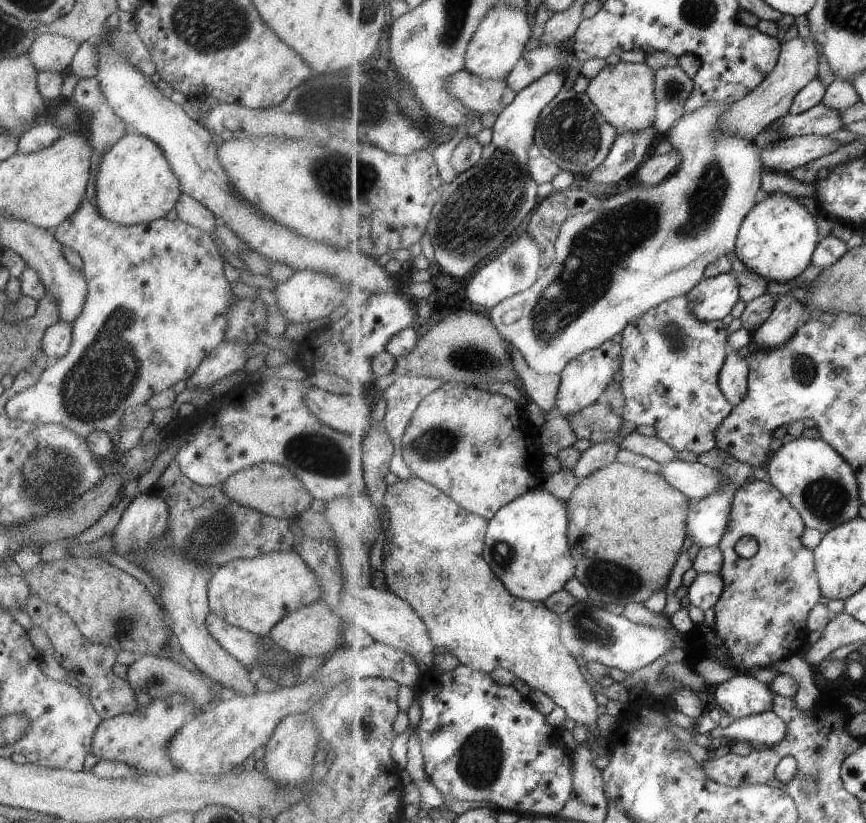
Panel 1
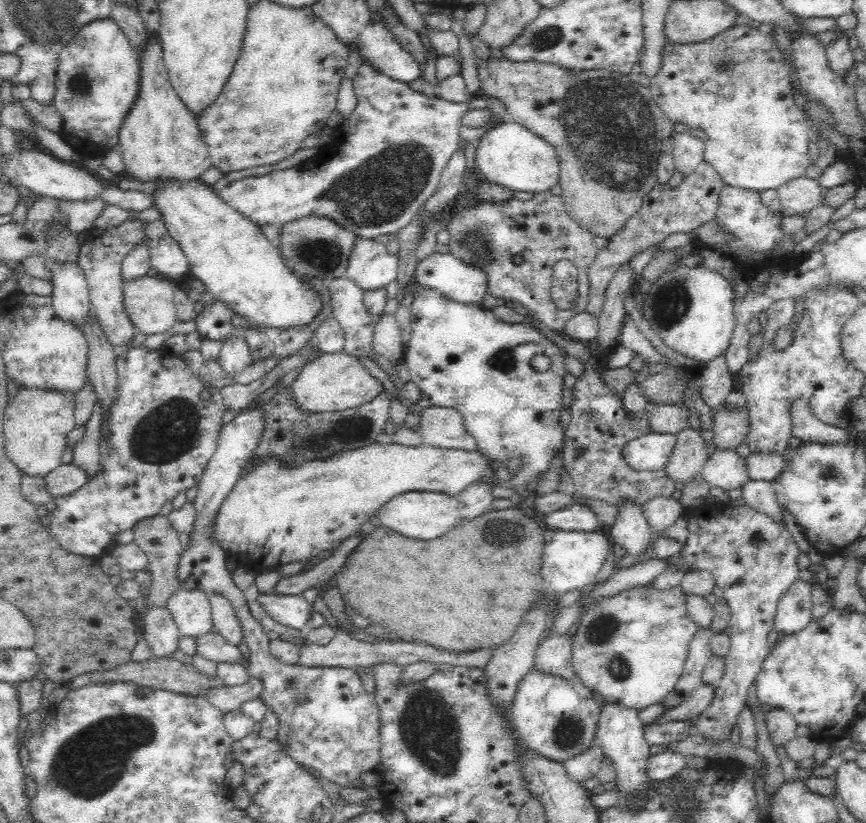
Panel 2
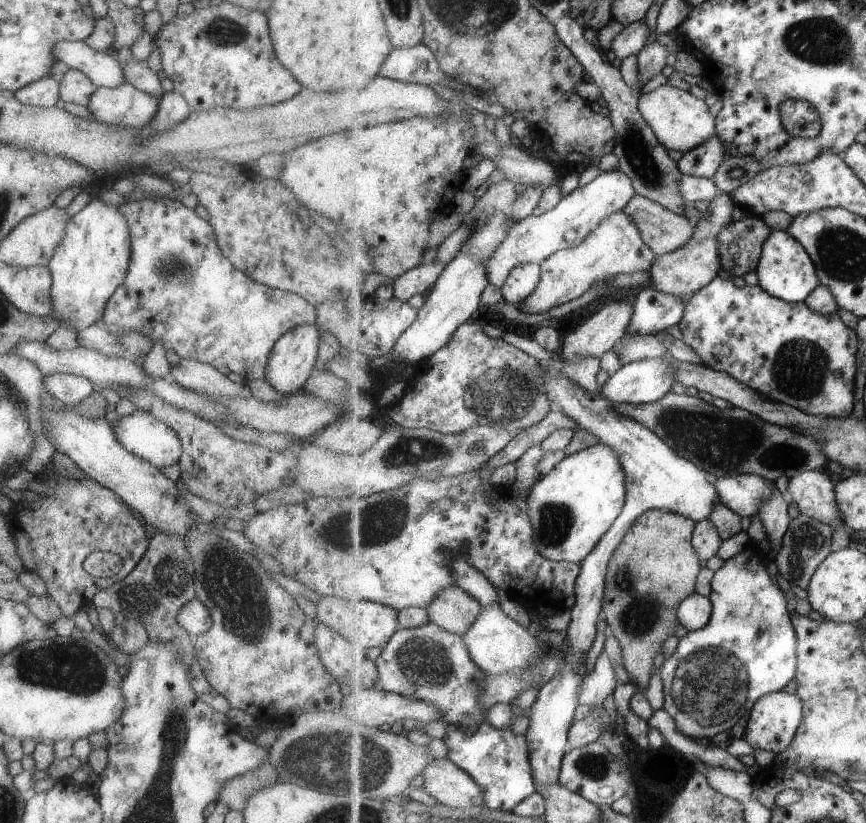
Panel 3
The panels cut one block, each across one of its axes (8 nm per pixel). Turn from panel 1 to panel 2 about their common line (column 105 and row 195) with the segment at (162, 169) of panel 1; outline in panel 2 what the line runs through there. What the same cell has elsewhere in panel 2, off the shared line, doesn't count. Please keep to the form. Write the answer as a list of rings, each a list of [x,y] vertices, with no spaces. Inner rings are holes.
[[[200,179],[179,182],[178,180],[158,180],[153,192],[153,207],[160,213],[168,235],[187,256],[189,270],[196,278],[204,282],[207,290],[216,299],[226,303],[254,325],[274,328],[288,328],[303,325],[313,319],[320,310],[319,296],[307,287],[295,271],[281,256],[278,245],[269,242],[262,234],[258,225],[248,220],[236,209],[226,204],[218,191]]]

